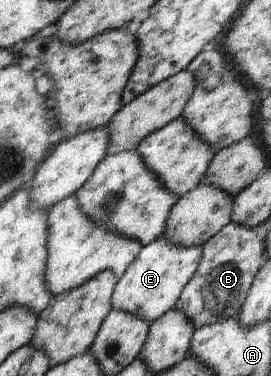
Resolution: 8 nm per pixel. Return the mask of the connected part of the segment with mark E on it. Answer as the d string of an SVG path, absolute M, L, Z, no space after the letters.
M165 236L143 246L126 273L116 282L111 297L112 307L140 316L149 324L158 320L174 309L184 286L198 269L201 255L202 247L178 246L166 240Z

